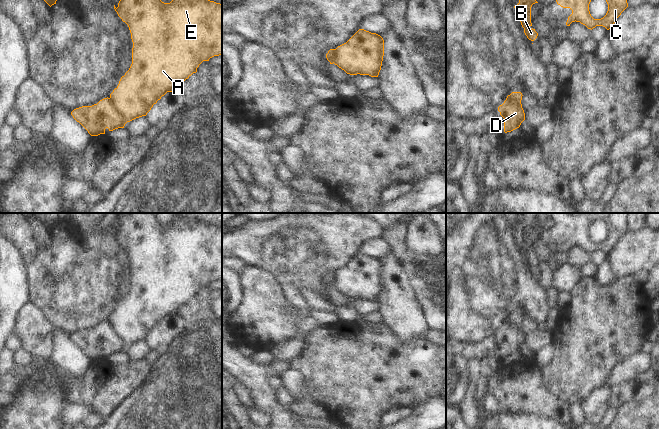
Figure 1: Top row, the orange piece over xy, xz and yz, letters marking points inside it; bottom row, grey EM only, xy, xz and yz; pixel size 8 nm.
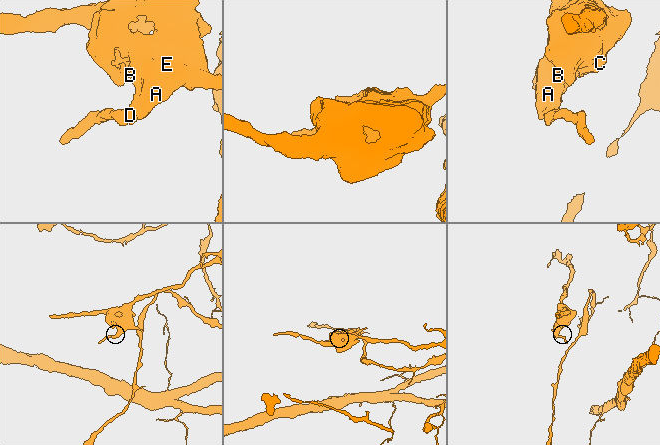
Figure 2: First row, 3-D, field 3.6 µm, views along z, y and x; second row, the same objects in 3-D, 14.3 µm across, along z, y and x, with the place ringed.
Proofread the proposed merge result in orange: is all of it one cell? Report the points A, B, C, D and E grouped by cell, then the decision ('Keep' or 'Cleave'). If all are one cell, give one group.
Groups: A B C E / D. Cleave.

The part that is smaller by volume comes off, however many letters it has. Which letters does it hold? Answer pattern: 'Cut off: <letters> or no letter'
Cut off: D.

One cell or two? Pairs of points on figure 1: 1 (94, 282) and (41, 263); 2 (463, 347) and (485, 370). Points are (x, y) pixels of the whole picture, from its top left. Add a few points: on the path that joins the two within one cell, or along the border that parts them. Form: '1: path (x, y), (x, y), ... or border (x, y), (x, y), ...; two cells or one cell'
1: path (81, 282), (62, 282), (54, 274); one cell
2: border (495, 357), (483, 357), (479, 360); two cells

